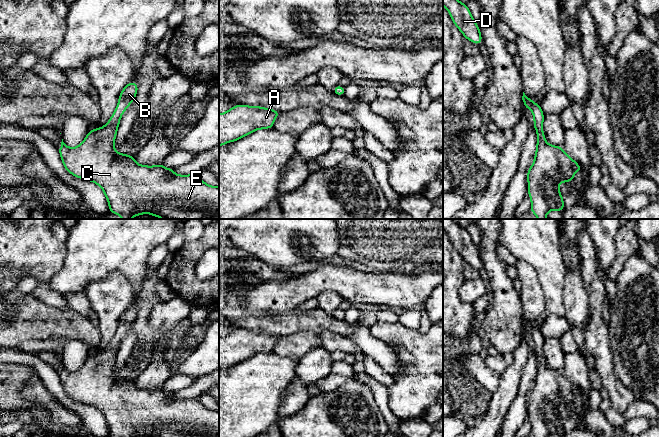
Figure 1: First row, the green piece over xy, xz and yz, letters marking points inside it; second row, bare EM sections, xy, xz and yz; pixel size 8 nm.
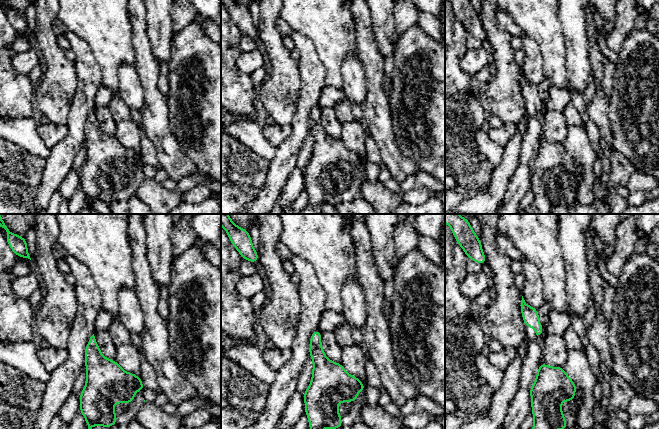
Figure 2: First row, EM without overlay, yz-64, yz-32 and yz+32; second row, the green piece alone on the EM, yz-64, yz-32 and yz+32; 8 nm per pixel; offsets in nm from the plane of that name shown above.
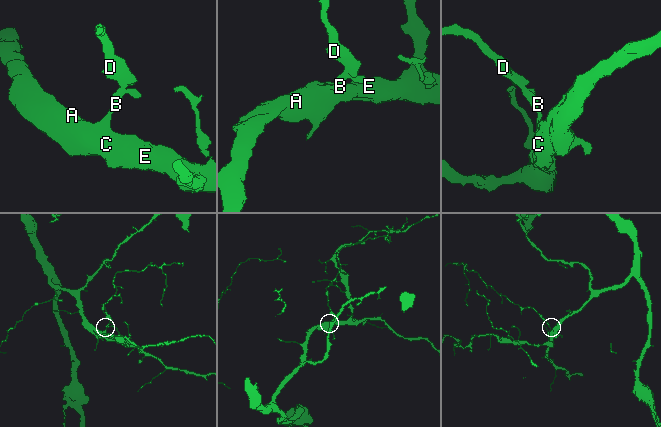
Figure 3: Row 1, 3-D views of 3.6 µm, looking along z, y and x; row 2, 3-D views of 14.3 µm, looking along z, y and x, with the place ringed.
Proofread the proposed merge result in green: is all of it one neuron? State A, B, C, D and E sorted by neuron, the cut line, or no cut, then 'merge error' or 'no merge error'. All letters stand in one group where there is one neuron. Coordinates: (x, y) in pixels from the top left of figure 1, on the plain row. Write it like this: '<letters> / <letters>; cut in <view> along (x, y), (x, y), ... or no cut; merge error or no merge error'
A B C D E; no cut; no merge error

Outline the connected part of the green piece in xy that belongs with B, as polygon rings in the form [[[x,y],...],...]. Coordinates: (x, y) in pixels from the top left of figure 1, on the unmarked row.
[[[129,306],[121,315],[113,339],[105,350],[91,353],[84,365],[77,371],[69,372],[62,363],[58,372],[64,392],[73,400],[96,407],[103,414],[111,437],[219,437],[219,410],[213,411],[203,406],[198,398],[176,399],[174,393],[165,392],[161,387],[155,390],[139,389],[135,380],[119,378],[114,366],[120,342],[133,327],[138,315],[137,306]]]

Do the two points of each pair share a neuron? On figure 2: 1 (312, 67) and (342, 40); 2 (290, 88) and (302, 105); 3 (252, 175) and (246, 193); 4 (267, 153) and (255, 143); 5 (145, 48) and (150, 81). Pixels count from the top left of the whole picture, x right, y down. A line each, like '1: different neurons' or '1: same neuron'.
1: different neurons
2: different neurons
3: different neurons
4: same neuron
5: same neuron

